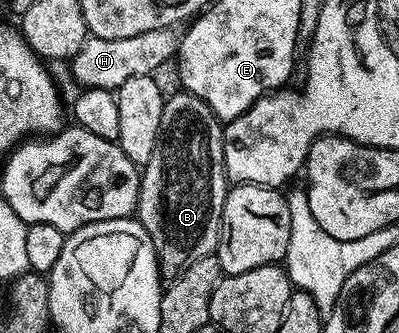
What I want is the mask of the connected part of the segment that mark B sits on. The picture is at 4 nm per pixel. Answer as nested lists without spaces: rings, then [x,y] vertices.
[[[178,90],[163,101],[163,117],[159,141],[153,158],[142,169],[139,181],[137,219],[155,247],[159,259],[159,275],[163,278],[180,276],[197,258],[216,255],[219,247],[219,227],[223,224],[223,207],[229,191],[229,181],[223,161],[224,125],[201,98]]]

